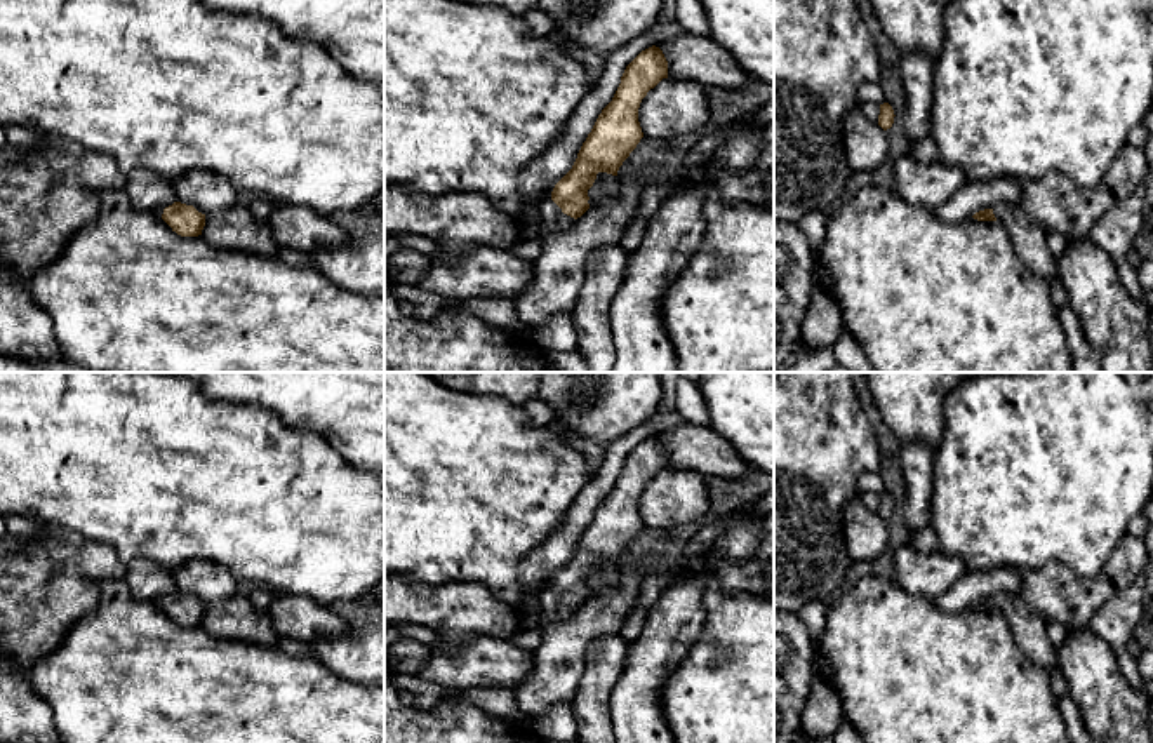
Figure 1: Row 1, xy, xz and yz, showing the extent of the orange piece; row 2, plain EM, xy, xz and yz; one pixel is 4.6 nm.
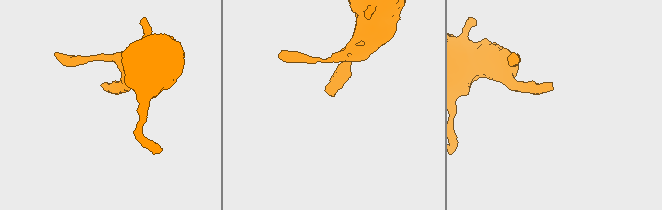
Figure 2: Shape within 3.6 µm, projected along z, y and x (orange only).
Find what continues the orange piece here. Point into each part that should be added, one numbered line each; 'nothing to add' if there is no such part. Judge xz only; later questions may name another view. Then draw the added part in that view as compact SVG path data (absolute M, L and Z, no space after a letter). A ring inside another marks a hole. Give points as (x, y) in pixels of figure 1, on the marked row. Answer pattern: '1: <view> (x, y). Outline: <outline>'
1: xz (553, 220). Outline: M550 198L543 202L543 214L541 214L541 233L539 240L546 238L551 233L560 230L567 230L574 224L574 218L562 212L562 209Z

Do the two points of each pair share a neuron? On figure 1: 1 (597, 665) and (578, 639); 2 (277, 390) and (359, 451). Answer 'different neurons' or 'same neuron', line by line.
1: different neurons
2: same neuron

